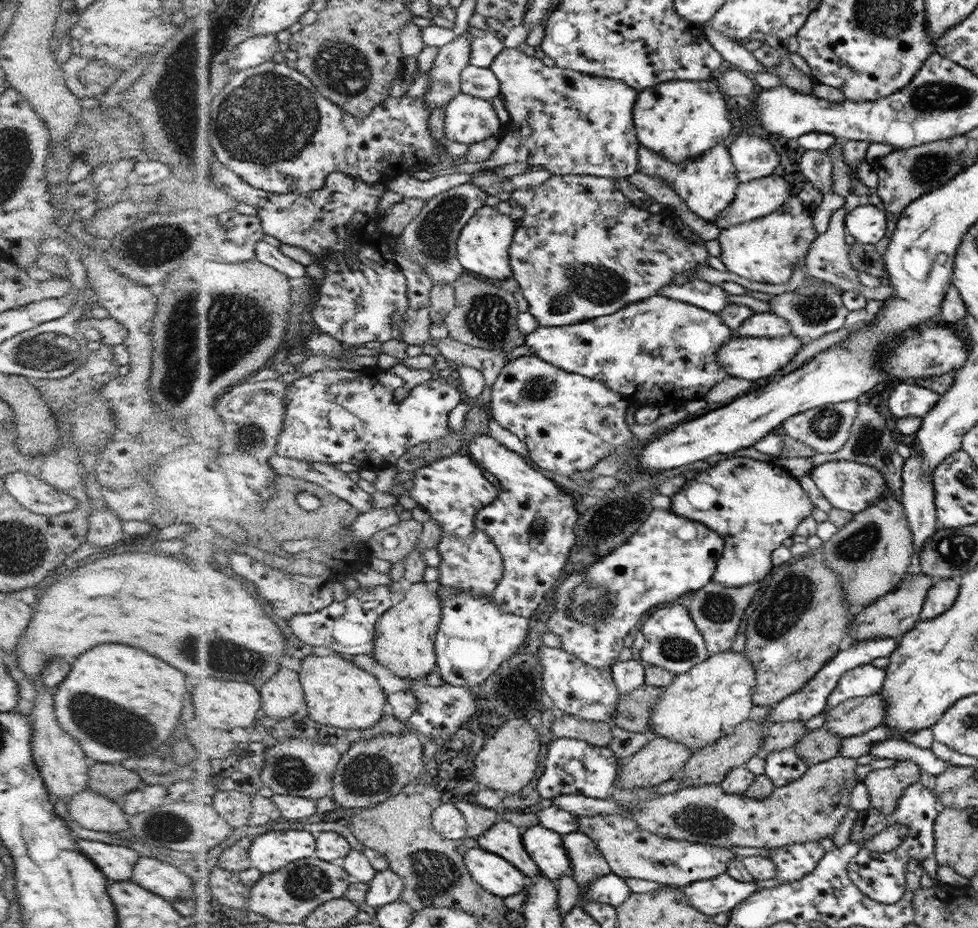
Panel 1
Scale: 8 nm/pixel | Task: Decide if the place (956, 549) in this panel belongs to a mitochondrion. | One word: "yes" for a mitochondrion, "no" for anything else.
yes

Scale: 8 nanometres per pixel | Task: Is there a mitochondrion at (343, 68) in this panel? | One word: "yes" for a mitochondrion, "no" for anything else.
yes

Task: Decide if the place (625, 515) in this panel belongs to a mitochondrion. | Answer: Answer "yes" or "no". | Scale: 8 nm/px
yes

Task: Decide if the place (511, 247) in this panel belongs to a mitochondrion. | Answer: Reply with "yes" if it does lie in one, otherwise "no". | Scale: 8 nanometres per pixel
no

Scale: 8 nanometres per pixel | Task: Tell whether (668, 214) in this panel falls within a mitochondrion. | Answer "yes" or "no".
no

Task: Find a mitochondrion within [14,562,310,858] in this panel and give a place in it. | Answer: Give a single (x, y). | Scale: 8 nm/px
(108, 726)

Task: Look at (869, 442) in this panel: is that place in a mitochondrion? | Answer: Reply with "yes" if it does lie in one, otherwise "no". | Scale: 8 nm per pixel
yes

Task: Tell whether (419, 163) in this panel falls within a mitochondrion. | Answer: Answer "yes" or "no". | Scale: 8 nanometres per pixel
no

